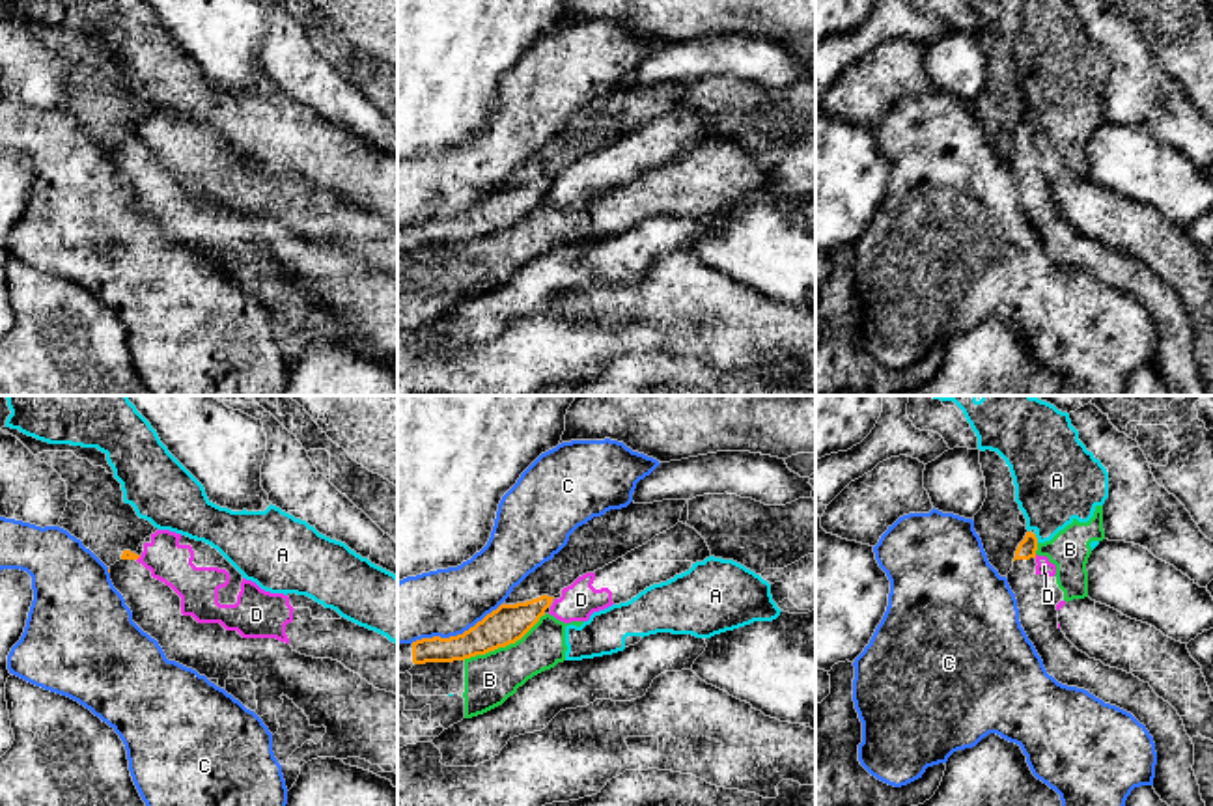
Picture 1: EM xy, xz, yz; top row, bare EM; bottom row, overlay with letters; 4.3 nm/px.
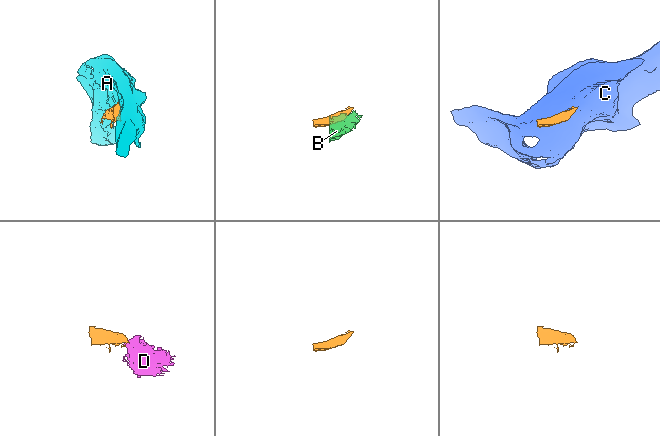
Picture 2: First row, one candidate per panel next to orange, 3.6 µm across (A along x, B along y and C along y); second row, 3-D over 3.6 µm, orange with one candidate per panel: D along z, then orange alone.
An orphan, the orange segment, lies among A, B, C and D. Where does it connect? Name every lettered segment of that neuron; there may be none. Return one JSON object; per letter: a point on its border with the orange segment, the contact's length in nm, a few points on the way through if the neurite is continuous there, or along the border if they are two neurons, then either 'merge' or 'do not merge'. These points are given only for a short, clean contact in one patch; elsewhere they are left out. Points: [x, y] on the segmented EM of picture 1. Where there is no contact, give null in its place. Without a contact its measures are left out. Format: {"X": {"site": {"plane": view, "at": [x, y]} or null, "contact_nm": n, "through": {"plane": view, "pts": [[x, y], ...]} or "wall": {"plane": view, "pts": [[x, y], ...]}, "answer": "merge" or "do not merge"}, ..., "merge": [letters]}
{"A": {"site": {"plane": "yz", "at": [1036, 538]}, "contact_nm": 50, "wall": {"plane": "yz", "pts": [[1034, 532], [1038, 541]]}, "answer": "do not merge"}, "B": {"site": {"plane": "xz", "at": [504, 646]}, "contact_nm": 400, "wall": {"plane": "xz", "pts": [[545, 614], [514, 642], [463, 659]]}, "answer": "do not merge"}, "C": {"site": {"plane": "xz", "at": [458, 635]}, "contact_nm": 420, "answer": "do not merge"}, "D": {"site": null, "answer": "do not merge"}, "merge": []}

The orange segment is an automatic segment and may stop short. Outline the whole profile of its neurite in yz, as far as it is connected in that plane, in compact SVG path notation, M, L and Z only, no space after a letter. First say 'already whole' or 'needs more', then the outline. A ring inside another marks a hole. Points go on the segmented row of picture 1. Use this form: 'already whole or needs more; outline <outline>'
needs more; outline M1026 532L1008 573L1017 599L1019 621L1049 675L1067 687L1084 688L1105 703L1131 713L1155 743L1153 789L1168 806L1206 806L1194 776L1194 744L1178 711L1159 698L1150 683L1105 666L1079 651L1058 627L1056 604L1064 591L1056 577L1036 573L1038 537Z

